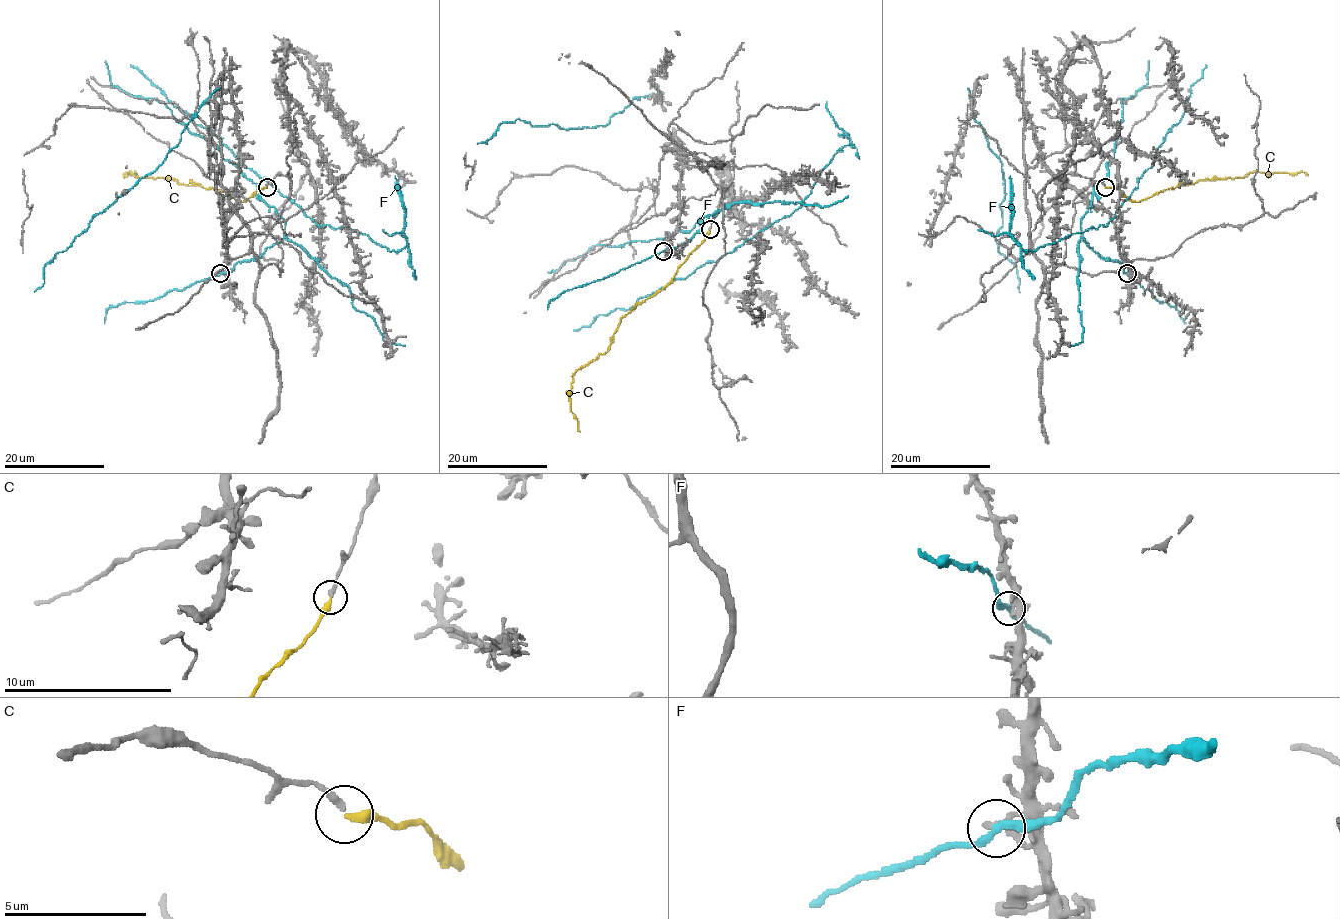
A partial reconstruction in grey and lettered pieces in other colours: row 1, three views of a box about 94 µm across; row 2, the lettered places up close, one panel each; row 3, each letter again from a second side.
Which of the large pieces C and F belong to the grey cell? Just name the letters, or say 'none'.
C

